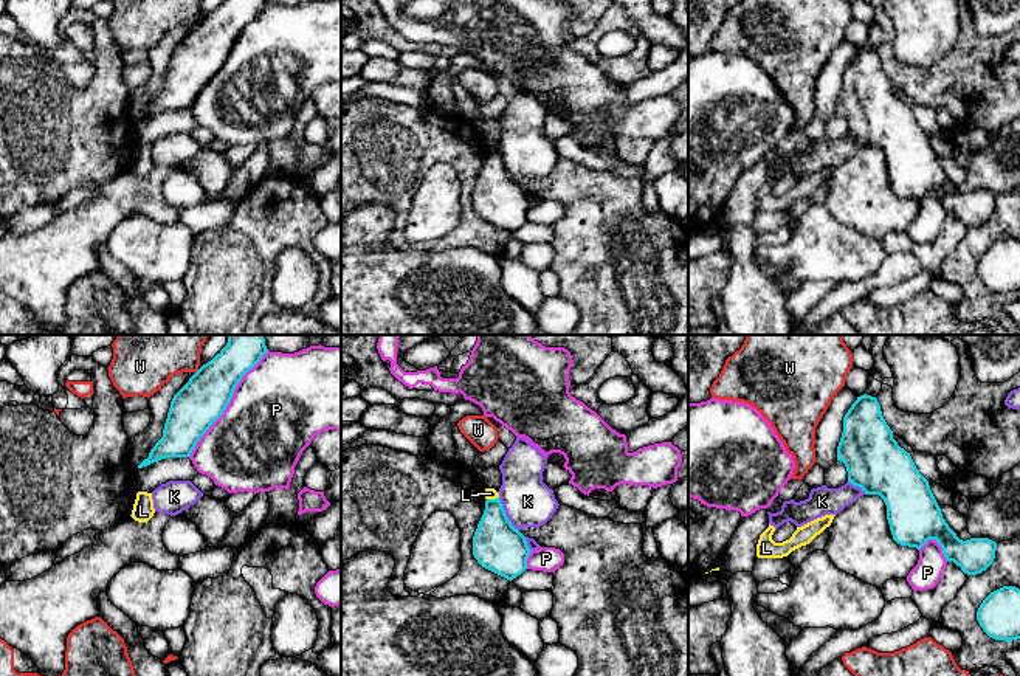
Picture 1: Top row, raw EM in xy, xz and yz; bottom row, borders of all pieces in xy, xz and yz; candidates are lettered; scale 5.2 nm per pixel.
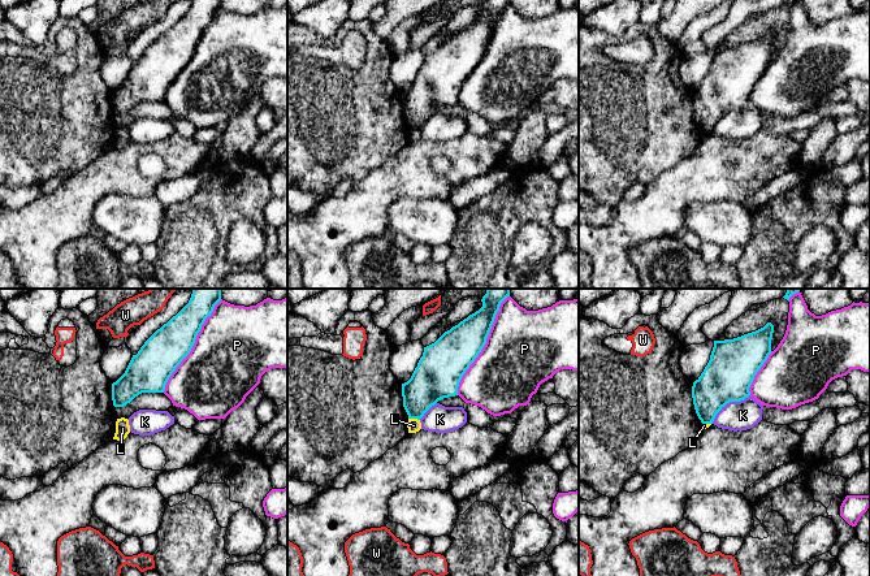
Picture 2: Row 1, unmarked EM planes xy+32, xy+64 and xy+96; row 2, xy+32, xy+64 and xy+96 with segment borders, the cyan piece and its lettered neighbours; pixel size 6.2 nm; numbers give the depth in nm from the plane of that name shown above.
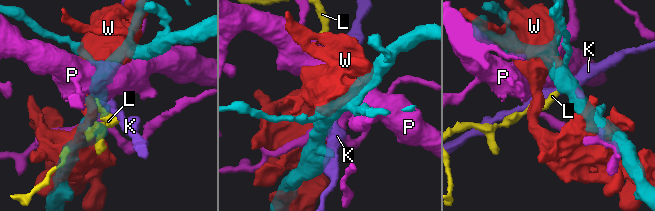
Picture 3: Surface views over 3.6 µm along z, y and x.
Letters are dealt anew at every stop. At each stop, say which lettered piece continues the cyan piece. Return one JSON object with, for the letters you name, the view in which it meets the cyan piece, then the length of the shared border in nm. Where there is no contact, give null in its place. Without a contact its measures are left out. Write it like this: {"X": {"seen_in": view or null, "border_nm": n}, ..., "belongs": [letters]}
{"belongs": []}

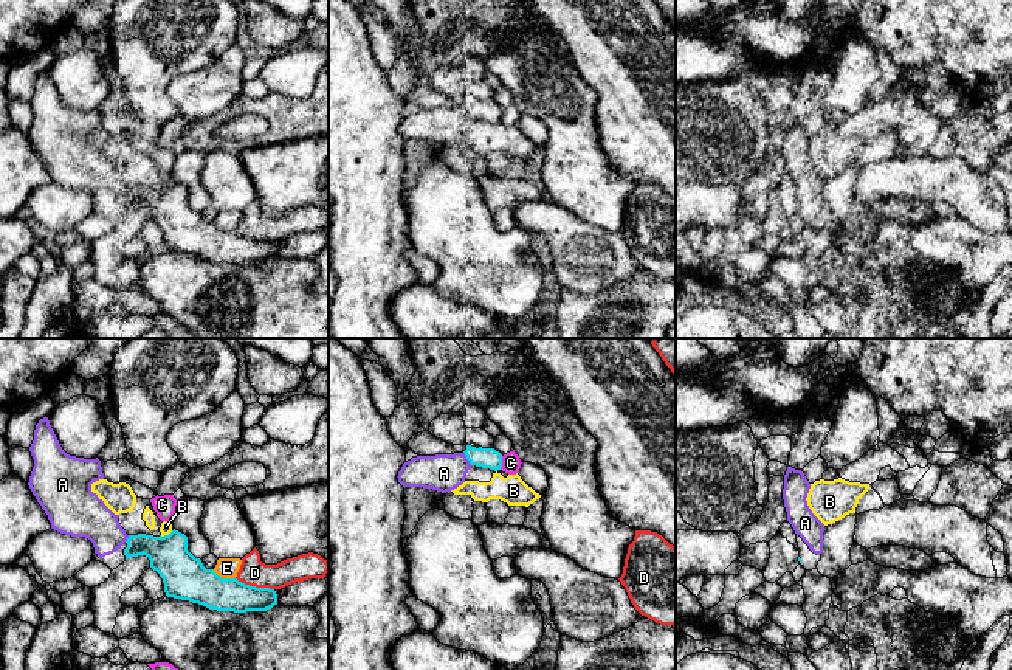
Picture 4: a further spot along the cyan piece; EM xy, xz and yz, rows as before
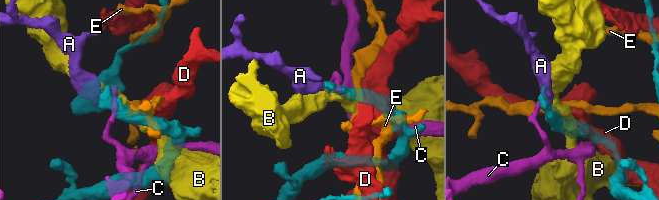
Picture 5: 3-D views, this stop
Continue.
{"A": {"seen_in": "xz", "border_nm": 80}, "belongs": ["A"]}

